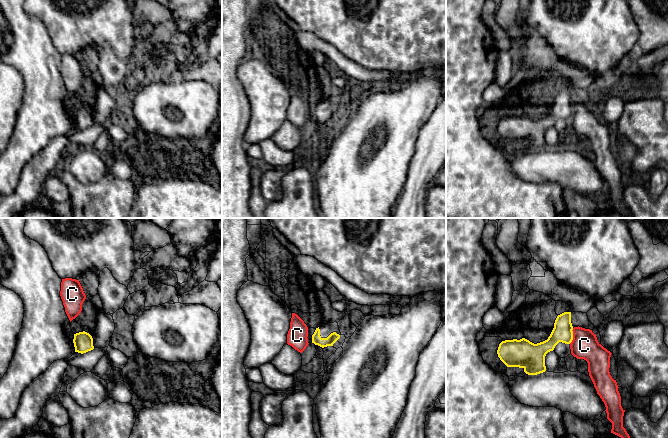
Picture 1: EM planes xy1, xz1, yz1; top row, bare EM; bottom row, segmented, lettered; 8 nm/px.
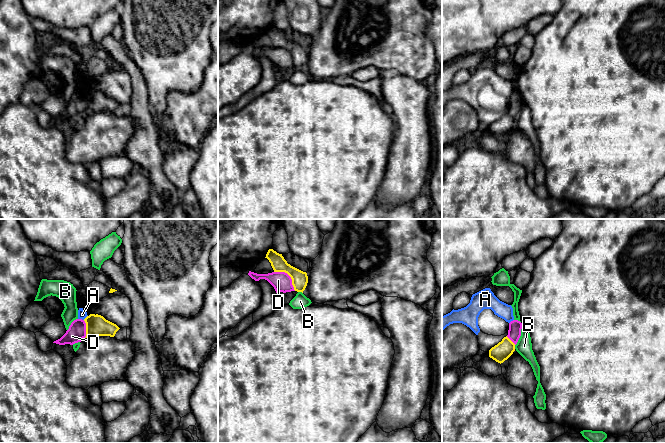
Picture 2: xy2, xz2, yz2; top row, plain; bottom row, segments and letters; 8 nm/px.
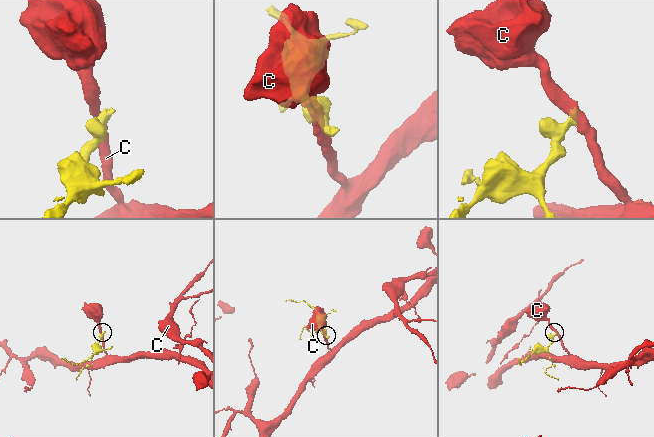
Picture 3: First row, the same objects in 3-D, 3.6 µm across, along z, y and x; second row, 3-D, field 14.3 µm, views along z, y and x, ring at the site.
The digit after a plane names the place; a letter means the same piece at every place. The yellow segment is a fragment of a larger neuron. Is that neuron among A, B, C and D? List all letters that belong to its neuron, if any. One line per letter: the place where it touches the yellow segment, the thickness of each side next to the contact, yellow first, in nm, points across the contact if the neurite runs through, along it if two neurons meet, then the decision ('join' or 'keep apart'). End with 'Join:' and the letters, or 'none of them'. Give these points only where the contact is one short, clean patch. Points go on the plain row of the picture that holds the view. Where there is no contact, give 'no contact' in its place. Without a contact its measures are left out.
A: xy2 (86, 93) | 180/70 nm | along xy2 (87, 91), (83, 95) | keep apart
B: xz2 (300, 67) | 130/120 nm | along xz2 (298, 67), (302, 69) | keep apart
C: yz1 (572, 112) | 160/220 nm | along yz1 (573, 104), (572, 116), (569, 119) | keep apart
D: xz2 (289, 51) | 130/160 nm | along xz2 (274, 47), (284, 47), (290, 53), (291, 60), (295, 66) | keep apart
Join: none of them

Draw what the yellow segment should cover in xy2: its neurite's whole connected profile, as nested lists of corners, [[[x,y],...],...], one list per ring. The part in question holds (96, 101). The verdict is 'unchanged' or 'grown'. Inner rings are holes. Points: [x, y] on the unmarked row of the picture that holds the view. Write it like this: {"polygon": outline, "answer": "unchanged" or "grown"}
{"polygon": [[[90,90],[84,95],[86,99],[86,113],[110,112],[114,113],[120,105],[116,100],[106,96],[98,90]]], "answer": "unchanged"}

